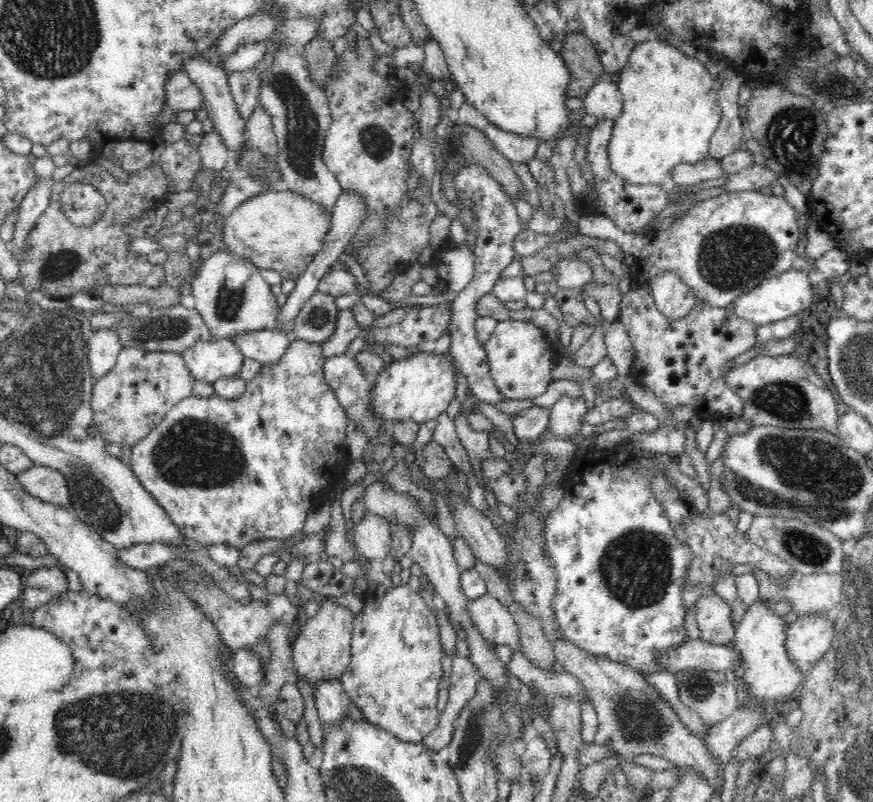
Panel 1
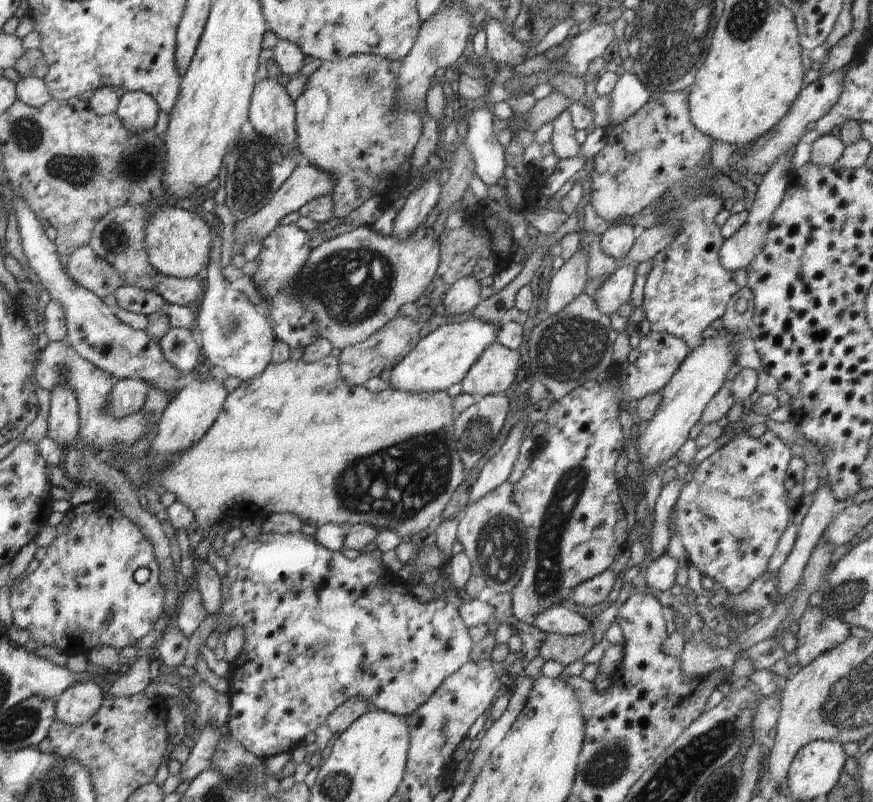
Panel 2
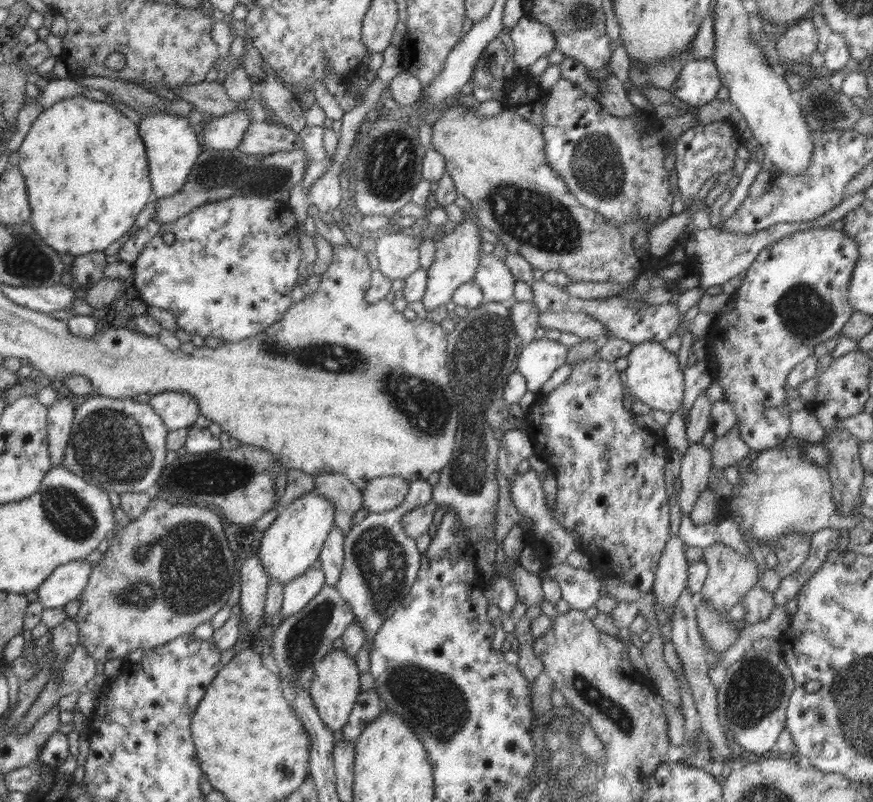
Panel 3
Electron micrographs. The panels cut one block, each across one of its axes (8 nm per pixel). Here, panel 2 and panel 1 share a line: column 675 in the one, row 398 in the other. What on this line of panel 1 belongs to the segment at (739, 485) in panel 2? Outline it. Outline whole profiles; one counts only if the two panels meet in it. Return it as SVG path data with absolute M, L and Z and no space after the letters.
M498 321L484 348L494 385L502 393L502 397L508 400L536 398L544 394L546 388L553 382L550 375L552 366L561 359L553 341L530 321Z

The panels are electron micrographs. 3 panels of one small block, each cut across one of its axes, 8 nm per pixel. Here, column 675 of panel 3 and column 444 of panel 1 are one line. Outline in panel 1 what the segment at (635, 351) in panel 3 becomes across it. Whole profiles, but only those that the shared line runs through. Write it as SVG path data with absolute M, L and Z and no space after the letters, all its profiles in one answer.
M418 353L411 355L404 360L390 363L384 370L380 371L374 378L374 388L372 388L372 405L376 411L376 417L384 417L384 421L407 421L412 419L416 422L424 422L436 419L439 414L446 411L450 402L456 396L456 365L449 354L426 354Z

